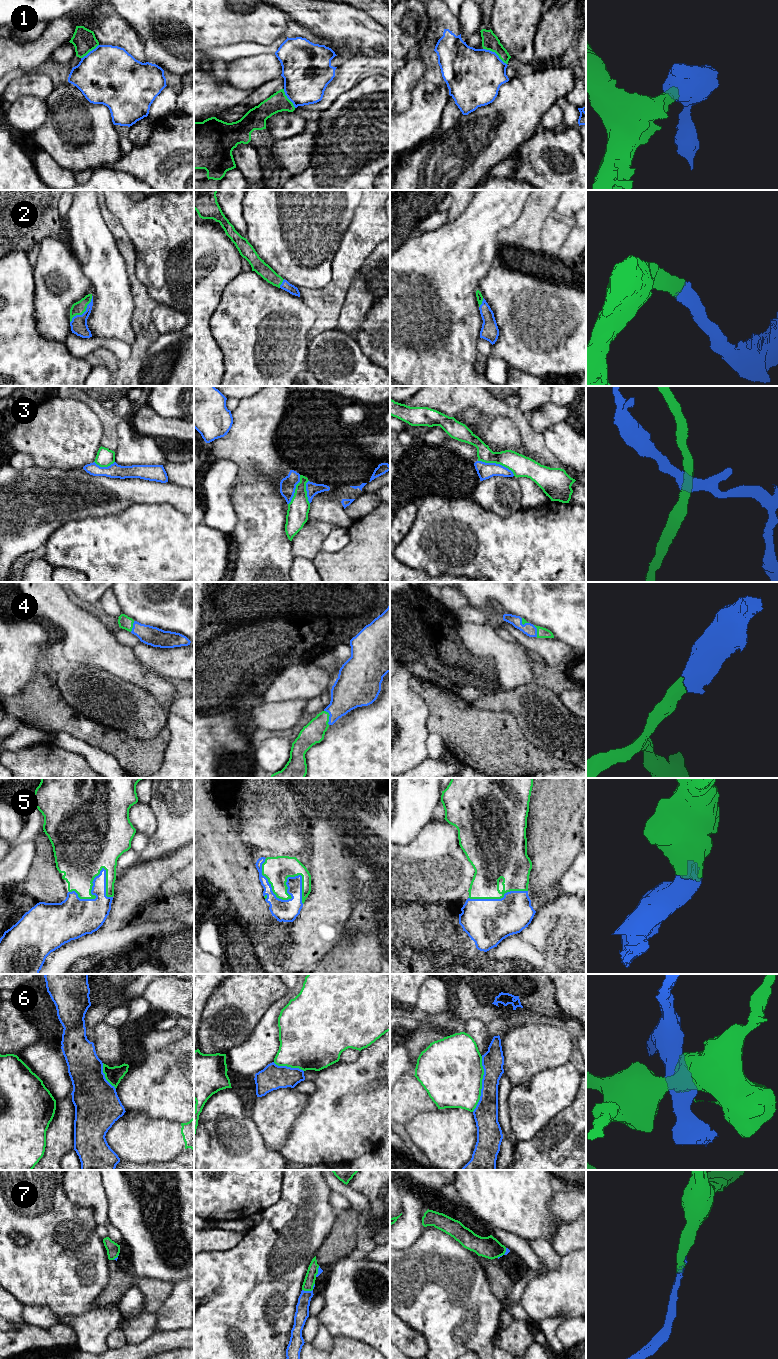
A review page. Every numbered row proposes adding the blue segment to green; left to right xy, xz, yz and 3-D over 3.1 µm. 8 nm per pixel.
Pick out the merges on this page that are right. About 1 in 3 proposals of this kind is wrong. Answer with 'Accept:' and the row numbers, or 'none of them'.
Accept: 2, 4, 5, 7

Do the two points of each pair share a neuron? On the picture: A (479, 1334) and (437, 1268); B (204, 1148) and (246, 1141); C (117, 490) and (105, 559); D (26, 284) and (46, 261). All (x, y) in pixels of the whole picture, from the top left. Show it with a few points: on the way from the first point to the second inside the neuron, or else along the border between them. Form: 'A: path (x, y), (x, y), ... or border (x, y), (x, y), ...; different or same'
A: path (463, 1318), (437, 1284); same
B: path (214, 1148), (236, 1148); same
C: border (134, 504), (116, 514), (90, 516); different
D: border (32, 268), (34, 300); different

